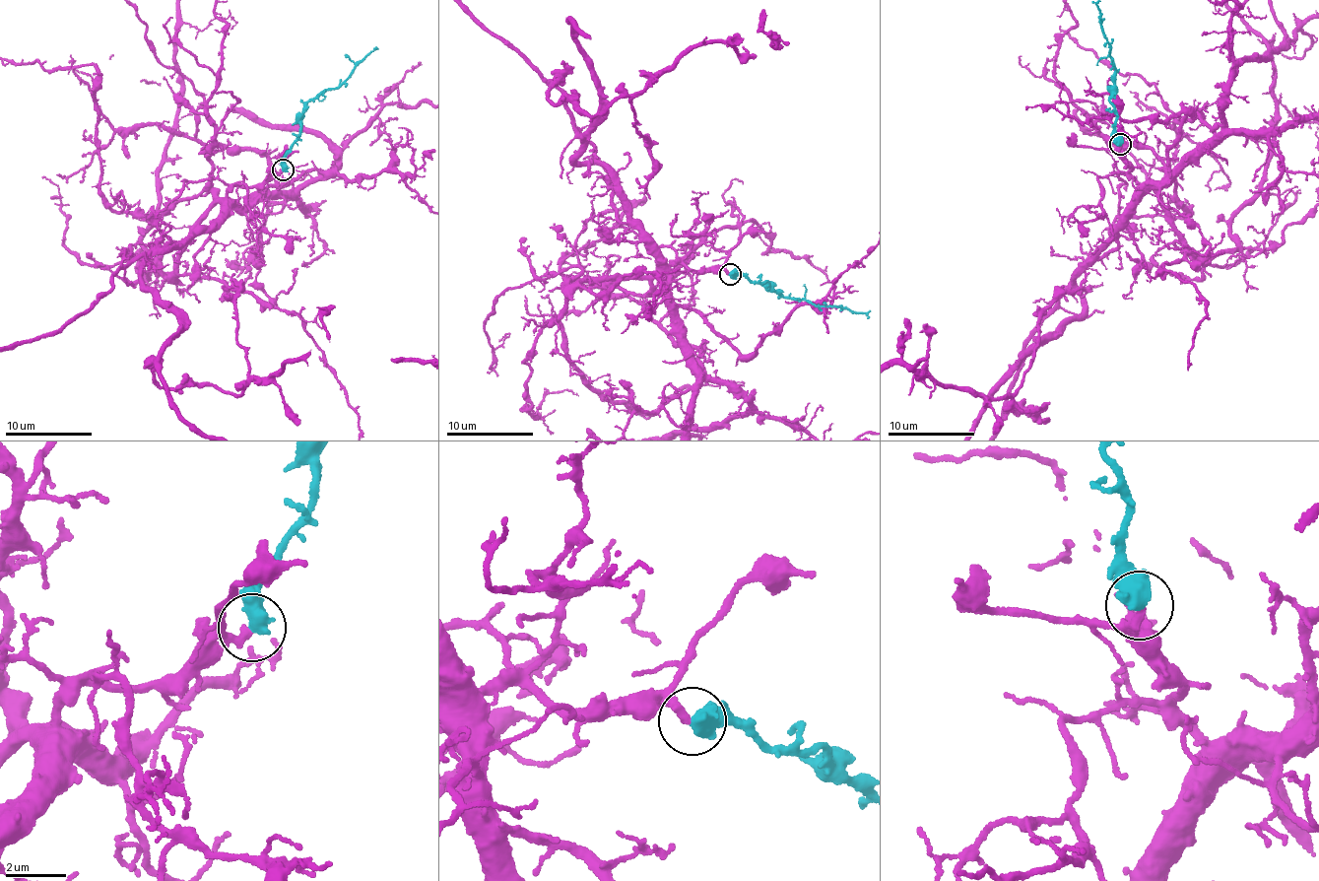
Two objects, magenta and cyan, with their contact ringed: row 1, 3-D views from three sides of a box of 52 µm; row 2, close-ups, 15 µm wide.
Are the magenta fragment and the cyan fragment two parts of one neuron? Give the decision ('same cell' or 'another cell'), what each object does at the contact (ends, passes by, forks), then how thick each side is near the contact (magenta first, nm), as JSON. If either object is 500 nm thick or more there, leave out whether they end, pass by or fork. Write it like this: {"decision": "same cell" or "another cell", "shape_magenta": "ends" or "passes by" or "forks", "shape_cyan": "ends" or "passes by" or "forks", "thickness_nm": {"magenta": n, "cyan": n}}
{"decision": "same cell", "thickness_nm": {"magenta": 300, "cyan": 650}}

